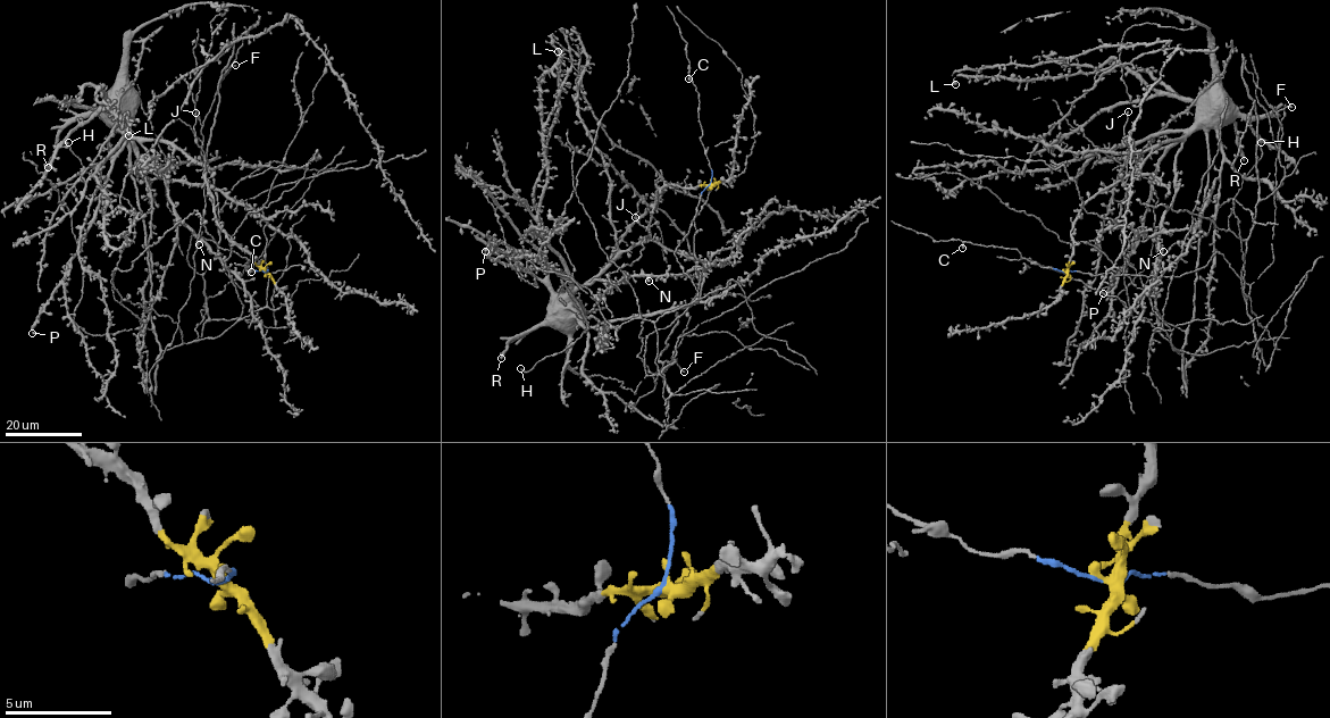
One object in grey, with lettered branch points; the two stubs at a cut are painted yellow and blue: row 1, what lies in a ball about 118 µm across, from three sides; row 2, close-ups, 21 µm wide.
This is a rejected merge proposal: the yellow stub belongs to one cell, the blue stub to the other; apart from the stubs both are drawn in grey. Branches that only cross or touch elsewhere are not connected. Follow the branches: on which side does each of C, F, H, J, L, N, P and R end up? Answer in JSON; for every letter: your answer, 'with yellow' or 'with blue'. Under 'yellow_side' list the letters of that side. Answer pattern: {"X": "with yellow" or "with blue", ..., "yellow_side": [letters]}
{"C": "with blue", "F": "with blue", "H": "with yellow", "J": "with yellow", "L": "with yellow", "N": "with yellow", "P": "with yellow", "R": "with yellow", "yellow_side": ["H", "J", "L", "N", "P", "R"]}

